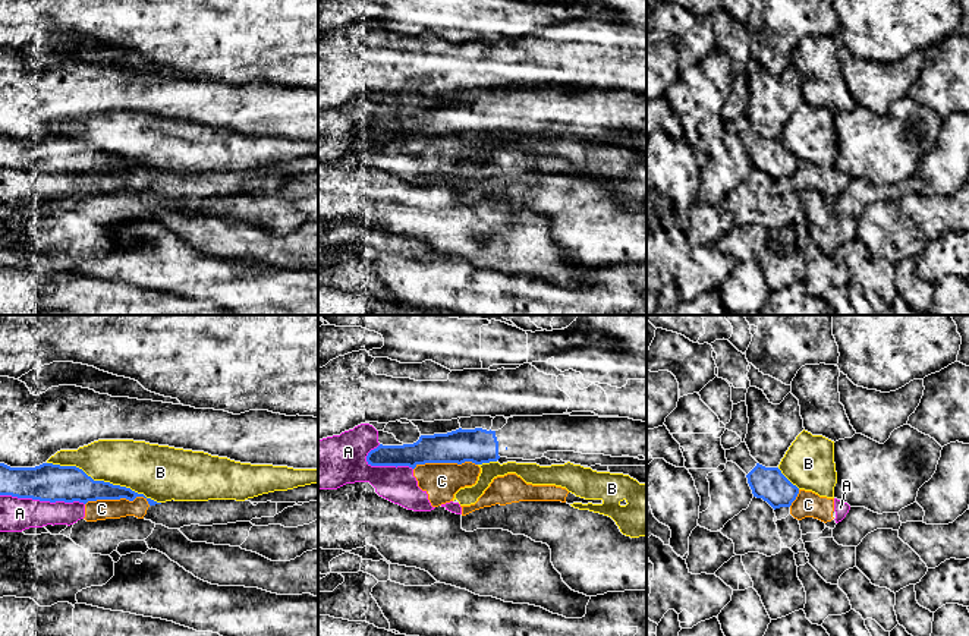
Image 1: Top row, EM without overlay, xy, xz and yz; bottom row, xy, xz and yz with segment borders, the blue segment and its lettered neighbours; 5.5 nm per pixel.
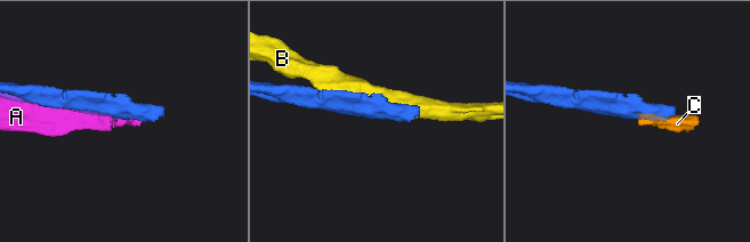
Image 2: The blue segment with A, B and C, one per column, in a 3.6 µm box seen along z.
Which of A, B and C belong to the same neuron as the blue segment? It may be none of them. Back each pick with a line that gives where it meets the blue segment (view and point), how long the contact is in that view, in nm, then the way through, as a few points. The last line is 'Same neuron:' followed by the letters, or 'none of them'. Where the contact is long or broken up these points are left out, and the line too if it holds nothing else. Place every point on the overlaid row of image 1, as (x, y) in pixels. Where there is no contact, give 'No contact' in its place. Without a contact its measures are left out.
Same neuron: none of them

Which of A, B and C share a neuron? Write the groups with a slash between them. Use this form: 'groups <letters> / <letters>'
groups A C / B

